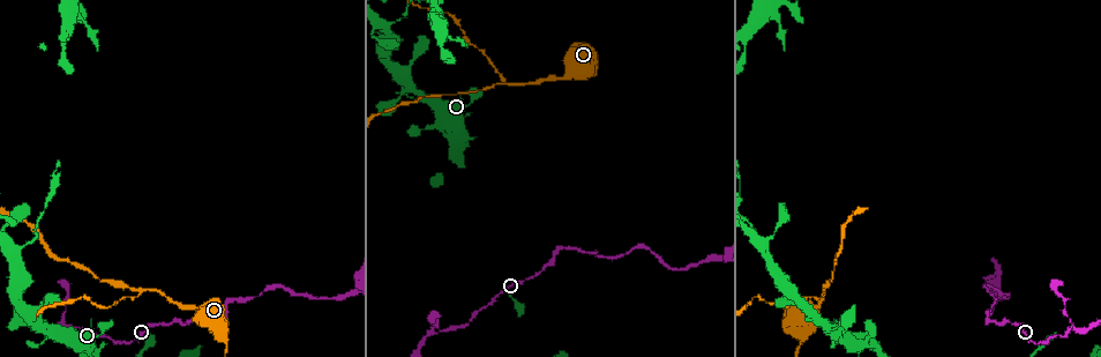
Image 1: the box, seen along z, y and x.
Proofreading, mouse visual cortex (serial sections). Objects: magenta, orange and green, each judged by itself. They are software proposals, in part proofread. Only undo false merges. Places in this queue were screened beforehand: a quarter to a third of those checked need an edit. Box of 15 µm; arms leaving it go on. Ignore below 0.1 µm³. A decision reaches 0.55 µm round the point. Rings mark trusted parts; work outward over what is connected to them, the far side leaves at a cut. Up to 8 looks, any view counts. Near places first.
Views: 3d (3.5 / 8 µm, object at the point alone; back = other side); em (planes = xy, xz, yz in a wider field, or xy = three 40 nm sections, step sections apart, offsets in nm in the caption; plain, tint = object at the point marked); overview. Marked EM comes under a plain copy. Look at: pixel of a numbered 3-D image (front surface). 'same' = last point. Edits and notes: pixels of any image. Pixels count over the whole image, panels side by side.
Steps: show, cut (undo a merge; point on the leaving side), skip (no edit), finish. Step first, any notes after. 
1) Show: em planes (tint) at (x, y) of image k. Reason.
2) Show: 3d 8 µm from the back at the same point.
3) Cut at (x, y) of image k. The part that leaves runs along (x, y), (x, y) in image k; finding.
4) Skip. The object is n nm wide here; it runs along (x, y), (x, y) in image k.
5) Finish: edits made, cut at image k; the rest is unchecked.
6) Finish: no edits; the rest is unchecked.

Show: 3d 3.5 µm at (142, 289) of image 1. Branch point.

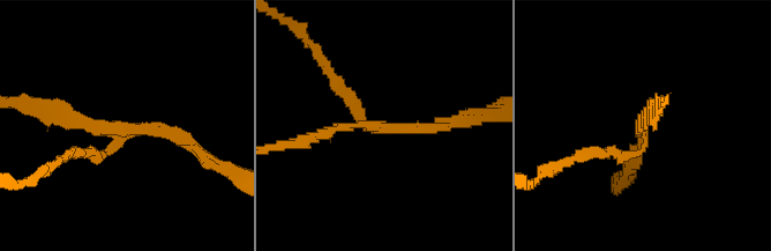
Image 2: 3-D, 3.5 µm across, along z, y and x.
Show: em xy step 1 (tint) at (646, 131) of image 2. 3 arms meet here; the arms are 150, 150, 150 nm wide.

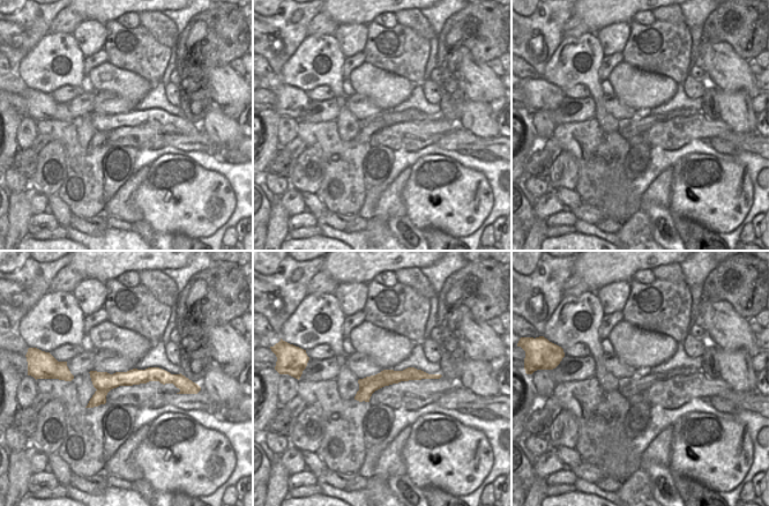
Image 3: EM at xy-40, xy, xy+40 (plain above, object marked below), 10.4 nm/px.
Cut at (94, 157) of image 2. A border runs along (97, 388), (105, 396) in image 3; two cells meet here.

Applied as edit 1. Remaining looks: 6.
Show: overview.

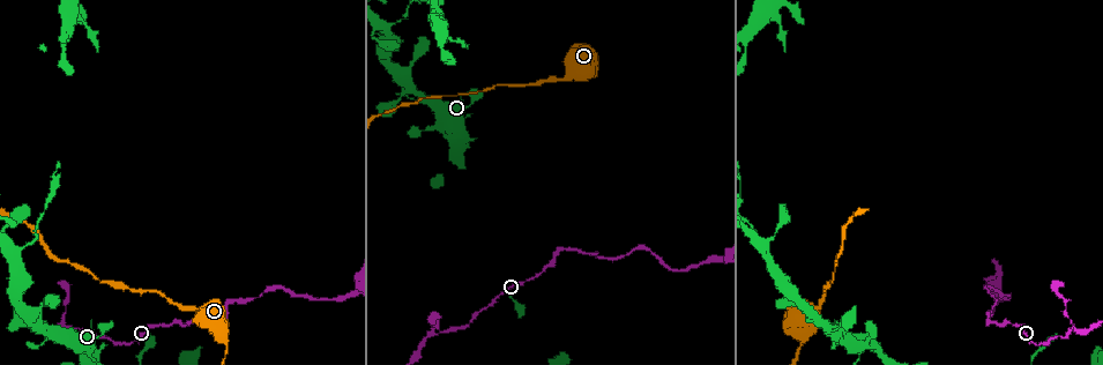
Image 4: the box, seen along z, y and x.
Show: 3d 3.5 µm at (384, 27) of image 4. Sudden change in width.

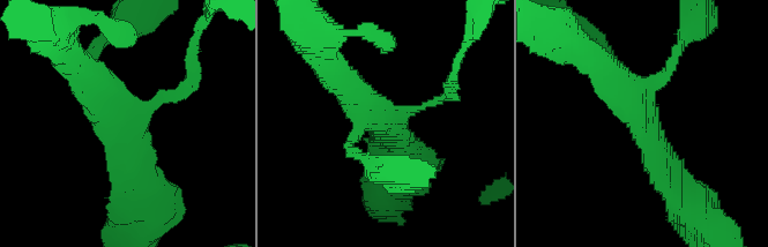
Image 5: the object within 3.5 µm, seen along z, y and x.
Show: em xy step 3 (tint) at (136, 119) of image 5. 3 arms meet here; the arms are 100, 300, 400 nm wide.

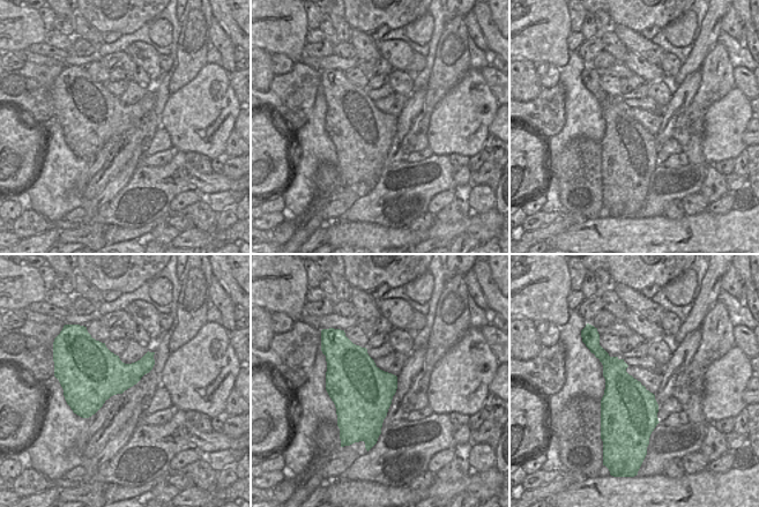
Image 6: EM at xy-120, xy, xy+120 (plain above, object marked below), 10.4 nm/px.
Cut at (189, 68) of image 5. The object is 600 nm wide here; the part that leaves runs along (163, 98), (195, 74), (199, 21) in image 5; a second cell is stuck on.

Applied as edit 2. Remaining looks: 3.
Show: overview. See it whole again.

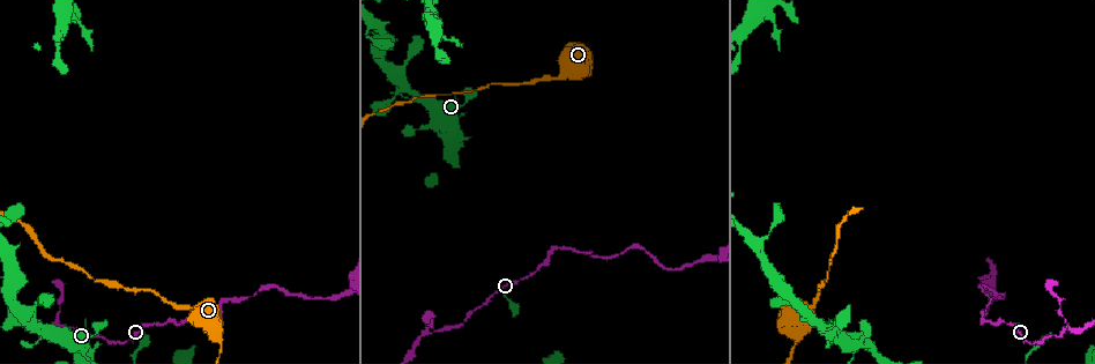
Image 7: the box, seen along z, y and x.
Show: 3d 3.5 µm at (1066, 327) of image 7. Three-way junction.

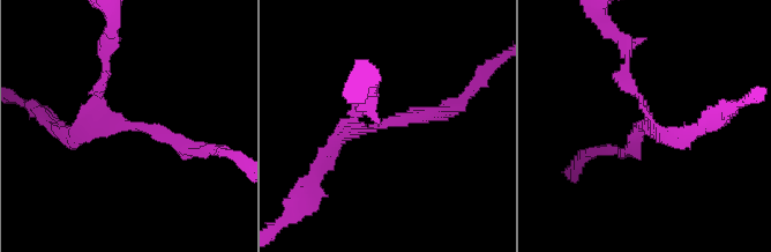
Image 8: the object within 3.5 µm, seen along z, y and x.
Show: em xy step 2 (tint) at (646, 124) of image 8. 3 arms meet here; the arms are 150, 150, 200 nm wide.

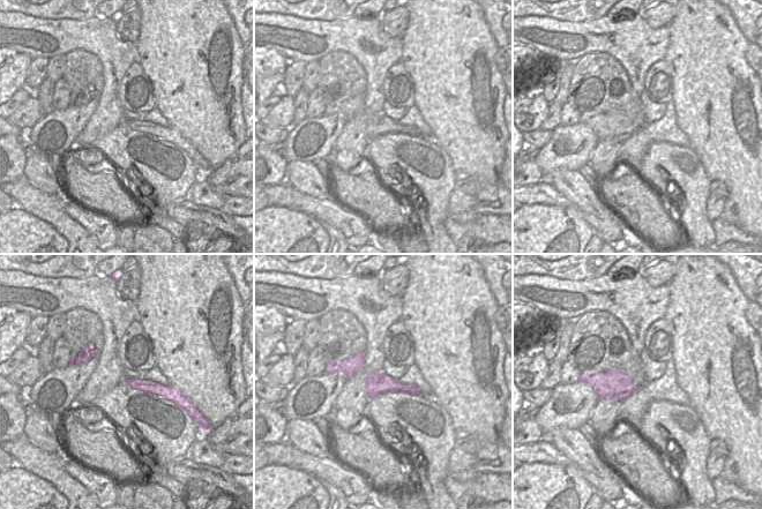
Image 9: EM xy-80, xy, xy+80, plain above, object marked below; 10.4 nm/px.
Skip. It runs along (186, 149), (107, 118), (104, 64) in image 8; continuous, no second cell.

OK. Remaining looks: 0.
Finish: edits made, cut at image 2, cut at image 5; the rest is unchecked.

